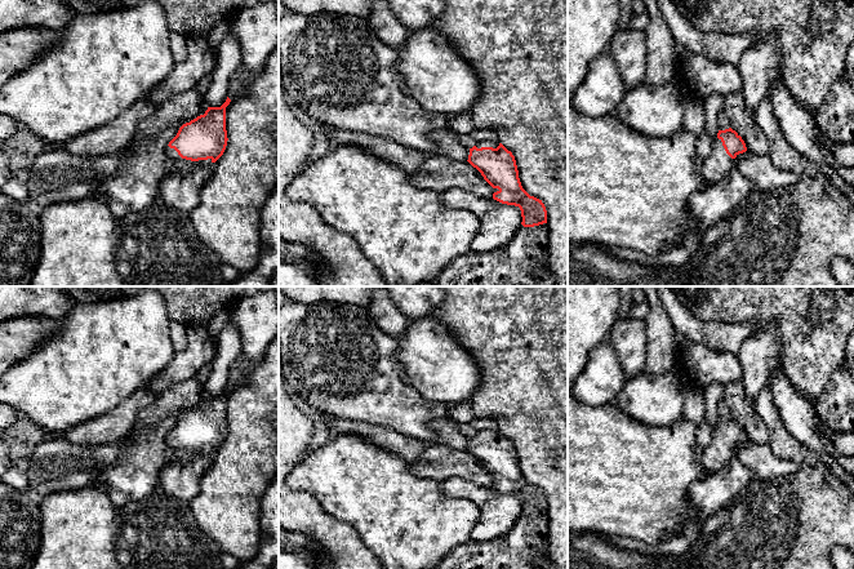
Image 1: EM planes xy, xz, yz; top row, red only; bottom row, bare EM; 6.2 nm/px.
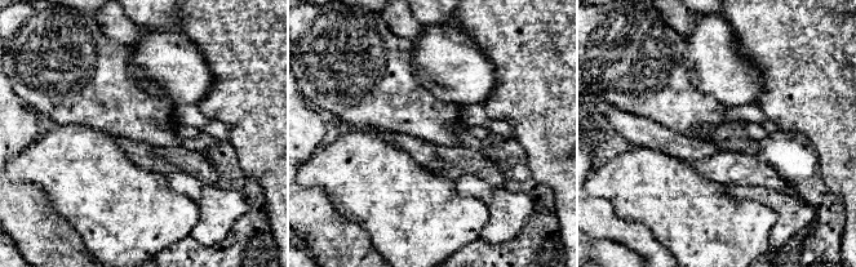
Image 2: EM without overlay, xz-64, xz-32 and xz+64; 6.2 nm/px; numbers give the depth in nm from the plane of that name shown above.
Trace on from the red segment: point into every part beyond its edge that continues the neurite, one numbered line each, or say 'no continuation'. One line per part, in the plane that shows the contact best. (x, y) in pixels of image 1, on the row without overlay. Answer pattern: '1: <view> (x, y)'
1: xy (178, 453)
2: xz (525, 546)

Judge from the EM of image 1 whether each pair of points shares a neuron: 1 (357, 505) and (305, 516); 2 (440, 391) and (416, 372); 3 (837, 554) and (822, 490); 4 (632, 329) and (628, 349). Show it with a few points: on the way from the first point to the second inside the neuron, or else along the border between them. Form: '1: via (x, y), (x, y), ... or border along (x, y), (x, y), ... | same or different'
1: border along (303, 490), (308, 490), (328, 512), (352, 525) | different
2: via (434, 385), (422, 373) | same
3: border along (840, 545), (836, 545), (830, 555) | different
4: via (630, 334), (630, 343) | same

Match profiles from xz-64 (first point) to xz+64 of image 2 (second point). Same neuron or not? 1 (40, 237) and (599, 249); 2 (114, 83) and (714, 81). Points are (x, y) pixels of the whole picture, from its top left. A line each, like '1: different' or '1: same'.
1: different
2: different

